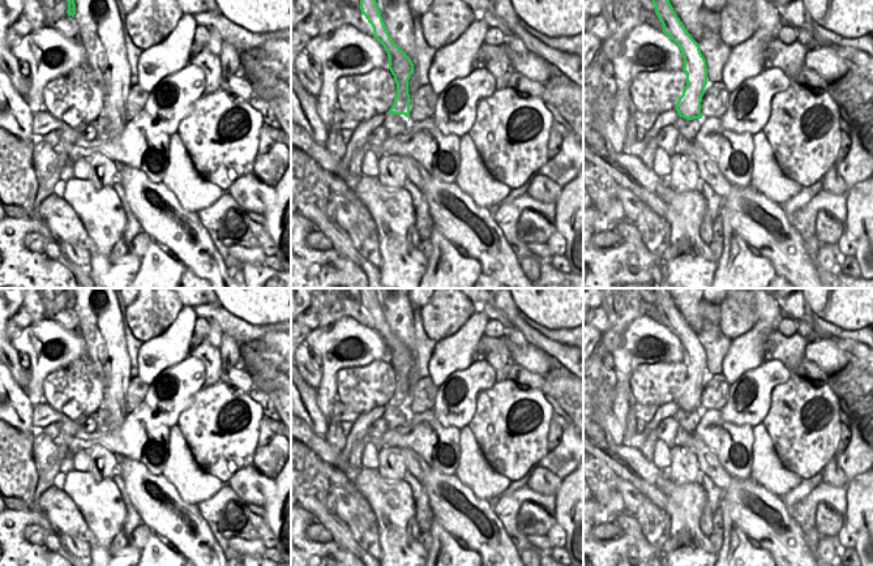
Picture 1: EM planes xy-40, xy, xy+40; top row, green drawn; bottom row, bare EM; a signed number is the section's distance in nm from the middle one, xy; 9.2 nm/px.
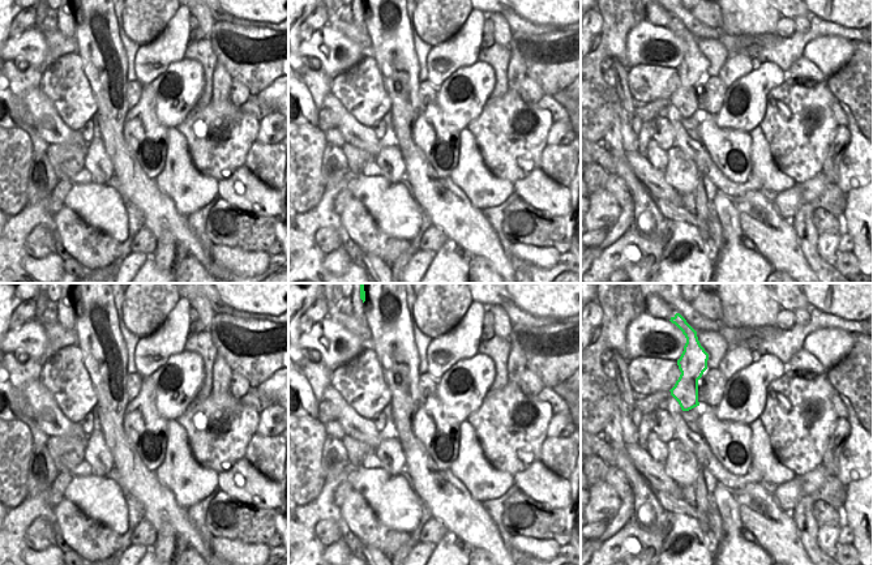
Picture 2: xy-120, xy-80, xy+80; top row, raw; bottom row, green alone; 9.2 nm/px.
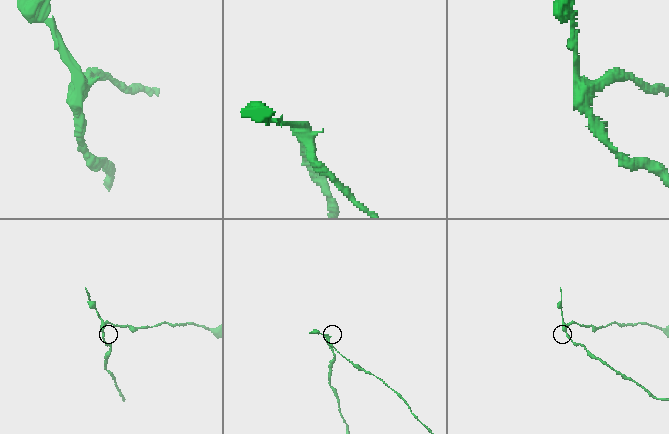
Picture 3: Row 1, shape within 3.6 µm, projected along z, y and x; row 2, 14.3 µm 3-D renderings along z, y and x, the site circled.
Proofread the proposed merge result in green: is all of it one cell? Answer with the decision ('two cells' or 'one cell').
two cells

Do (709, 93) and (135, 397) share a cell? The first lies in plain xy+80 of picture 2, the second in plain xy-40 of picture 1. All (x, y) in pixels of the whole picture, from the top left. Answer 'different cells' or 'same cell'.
same cell

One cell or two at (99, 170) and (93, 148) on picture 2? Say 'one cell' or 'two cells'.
one cell

